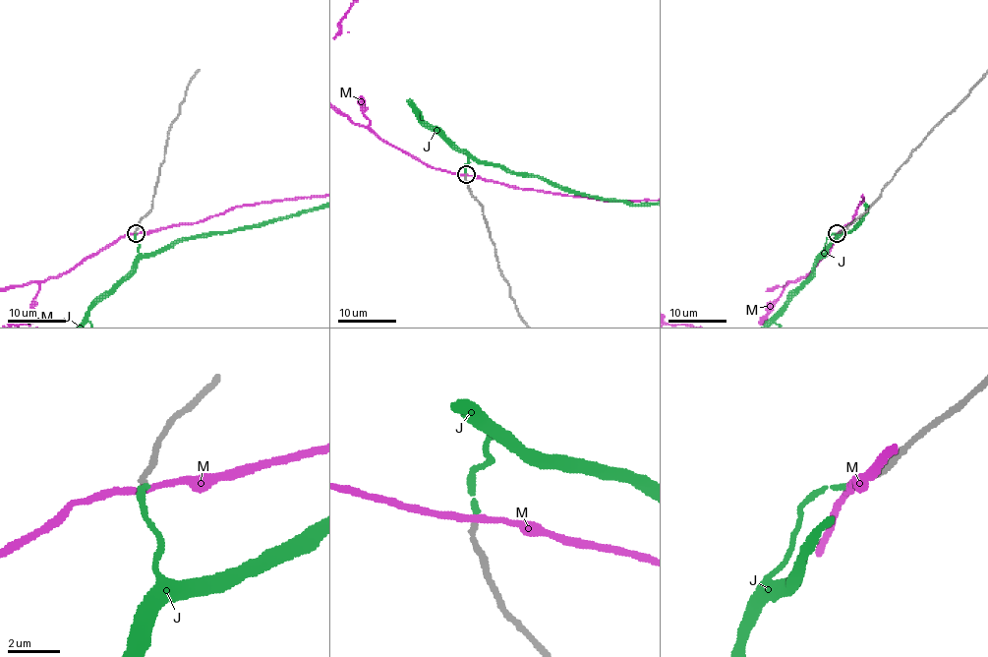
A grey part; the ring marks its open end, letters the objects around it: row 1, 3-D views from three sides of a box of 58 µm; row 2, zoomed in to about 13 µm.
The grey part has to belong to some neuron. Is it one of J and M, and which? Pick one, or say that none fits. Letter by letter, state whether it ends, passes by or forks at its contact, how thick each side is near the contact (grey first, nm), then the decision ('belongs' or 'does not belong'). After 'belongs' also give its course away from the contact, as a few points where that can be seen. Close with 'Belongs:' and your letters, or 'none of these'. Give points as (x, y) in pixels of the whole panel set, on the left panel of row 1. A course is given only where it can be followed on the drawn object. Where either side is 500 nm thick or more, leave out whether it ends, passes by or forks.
J: it ends; calibres 190 and 170 nm; belongs
M: it passes by; calibres 200 and 240 nm; does not belong
Belongs: J

